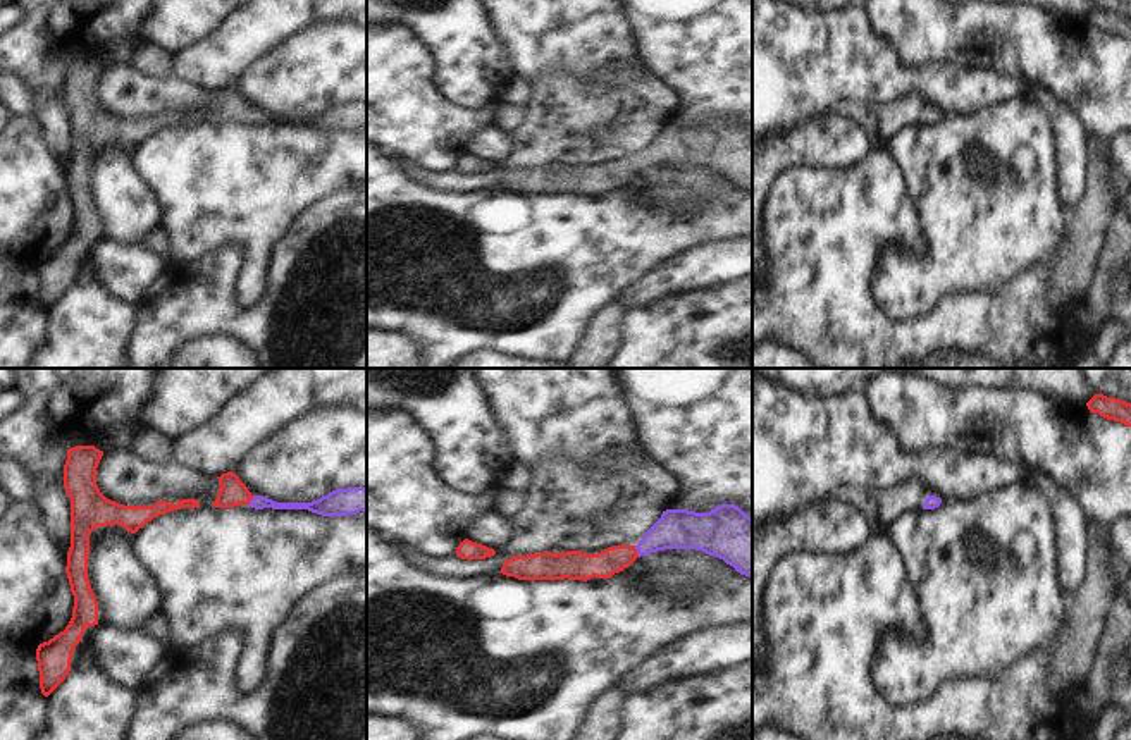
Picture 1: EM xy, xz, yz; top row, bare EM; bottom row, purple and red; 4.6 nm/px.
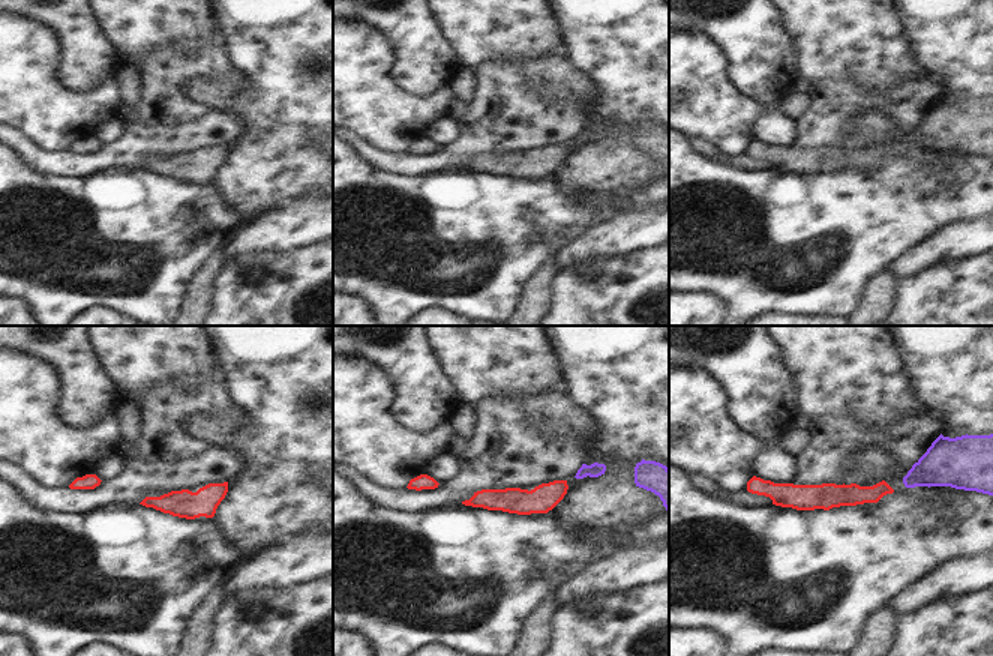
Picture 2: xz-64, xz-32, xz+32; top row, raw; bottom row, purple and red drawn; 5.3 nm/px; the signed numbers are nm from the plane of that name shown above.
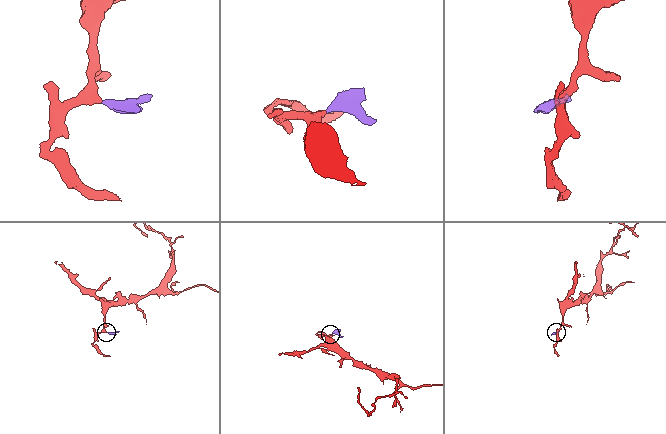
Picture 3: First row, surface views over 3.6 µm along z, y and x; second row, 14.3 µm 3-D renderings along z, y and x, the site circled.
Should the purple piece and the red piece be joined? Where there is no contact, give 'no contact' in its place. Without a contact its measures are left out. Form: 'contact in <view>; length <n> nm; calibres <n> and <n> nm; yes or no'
contact in xz; length 60 nm; calibres 190 and 130 nm; yes

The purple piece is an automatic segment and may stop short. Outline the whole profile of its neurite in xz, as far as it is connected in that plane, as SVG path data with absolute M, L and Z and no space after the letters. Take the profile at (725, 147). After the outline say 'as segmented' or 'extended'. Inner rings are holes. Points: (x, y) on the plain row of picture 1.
M735 119L709 127L666 124L637 160L613 160L597 169L537 167L506 174L501 186L518 194L611 193L637 172L664 163L695 163L723 174L752 193L752 133Z; extended

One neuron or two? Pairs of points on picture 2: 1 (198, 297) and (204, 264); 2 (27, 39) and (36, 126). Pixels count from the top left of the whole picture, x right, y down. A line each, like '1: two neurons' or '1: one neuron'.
1: one neuron
2: one neuron

